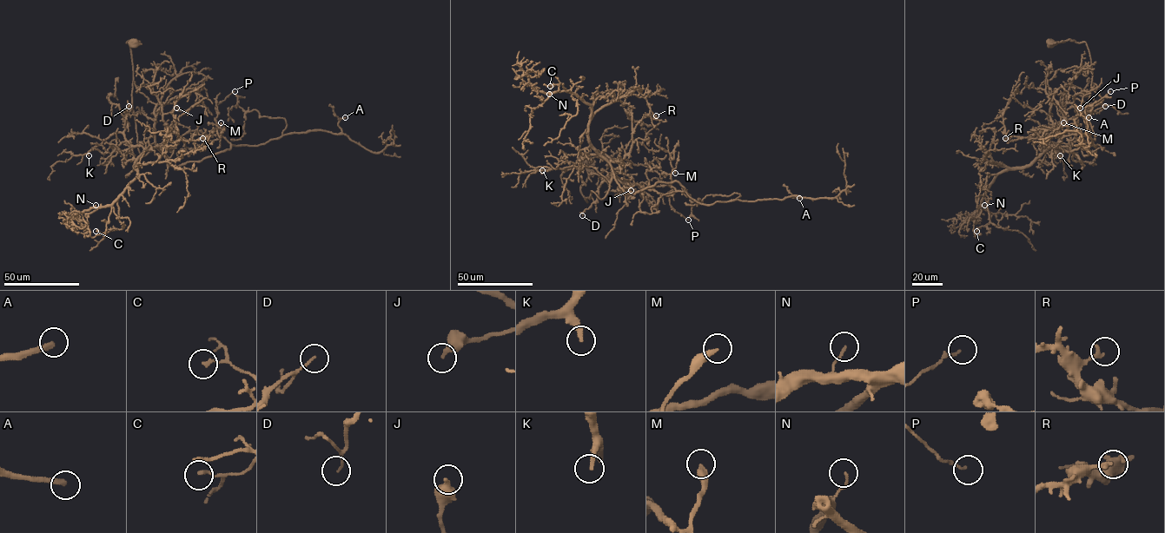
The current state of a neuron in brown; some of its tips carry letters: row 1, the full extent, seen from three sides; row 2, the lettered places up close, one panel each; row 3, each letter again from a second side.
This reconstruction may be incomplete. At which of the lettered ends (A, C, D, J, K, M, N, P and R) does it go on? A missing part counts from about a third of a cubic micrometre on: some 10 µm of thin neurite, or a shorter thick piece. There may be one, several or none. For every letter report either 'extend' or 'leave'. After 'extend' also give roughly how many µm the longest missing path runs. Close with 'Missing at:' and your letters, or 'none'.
A: extend; about 40 µm are missing
C: leave
D: leave
J: leave
K: extend; about 30 µm are missing
M: leave
N: leave
P: leave
R: leave
Missing at: A, K

